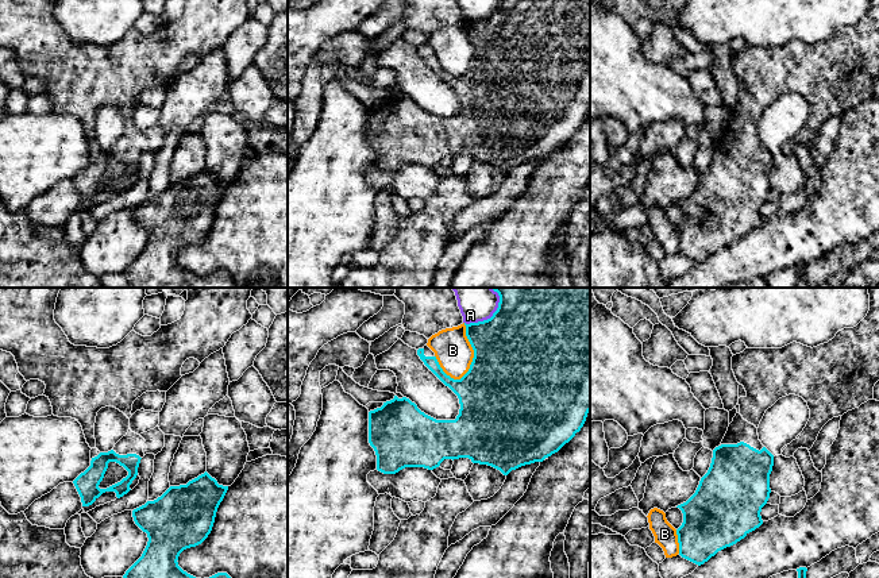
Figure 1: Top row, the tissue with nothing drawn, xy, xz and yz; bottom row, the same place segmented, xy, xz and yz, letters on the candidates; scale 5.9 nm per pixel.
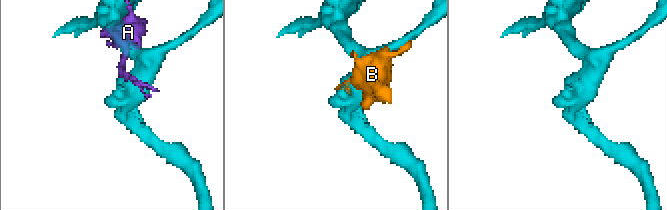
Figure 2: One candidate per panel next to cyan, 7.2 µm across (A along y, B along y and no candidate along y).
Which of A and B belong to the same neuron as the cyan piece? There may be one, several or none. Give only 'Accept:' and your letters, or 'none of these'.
Accept: none of these

